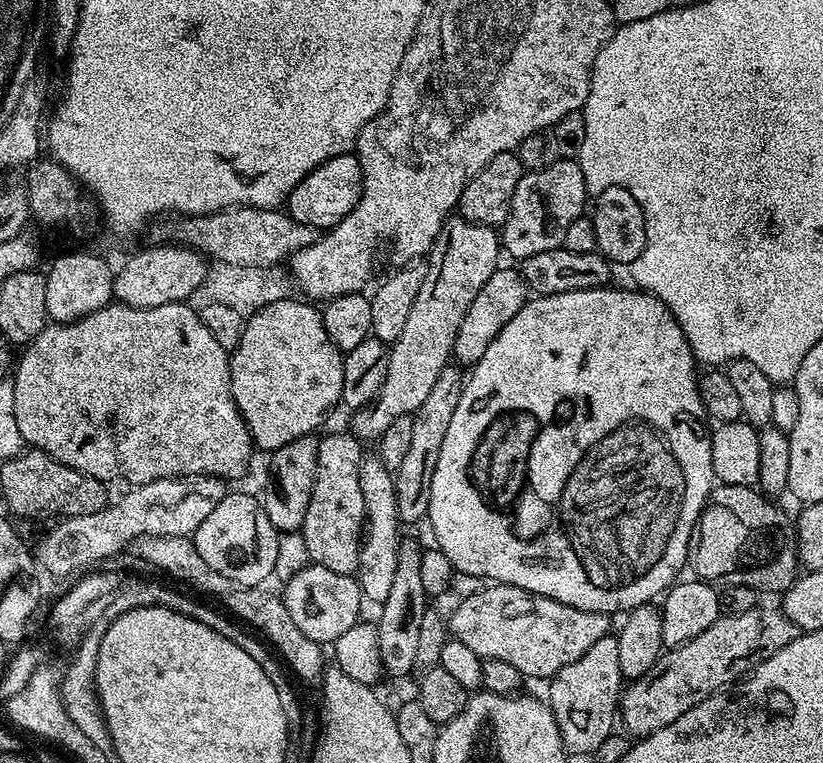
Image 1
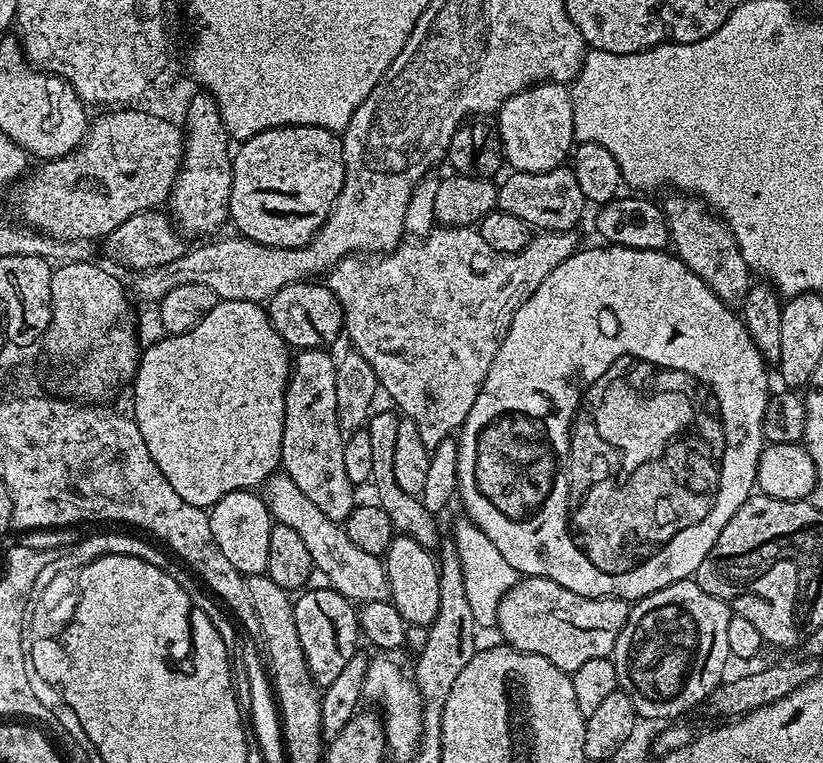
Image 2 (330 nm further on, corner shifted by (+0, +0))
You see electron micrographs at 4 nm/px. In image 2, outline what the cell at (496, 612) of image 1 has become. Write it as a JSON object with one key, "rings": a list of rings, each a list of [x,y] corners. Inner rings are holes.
{"rings":[[[529,576],[521,579],[502,598],[498,606],[498,632],[504,635],[503,643],[519,650],[538,654],[554,666],[569,674],[576,672],[578,666],[591,662],[593,658],[611,657],[614,646],[618,642],[618,634],[628,621],[629,601],[610,596],[579,596],[574,590],[566,590],[566,586],[558,586],[558,582],[547,580],[545,576]]]}

